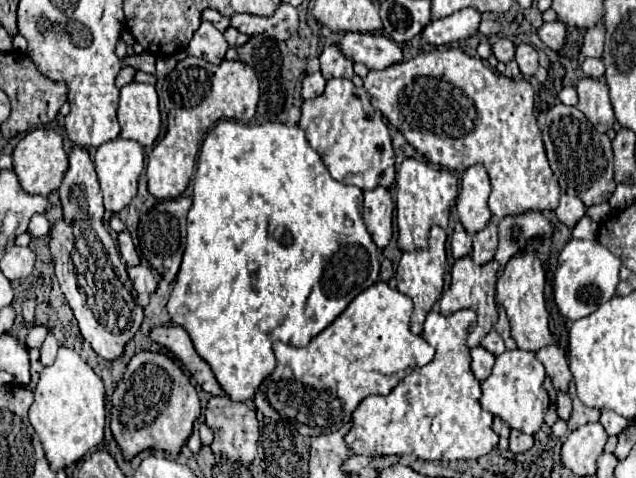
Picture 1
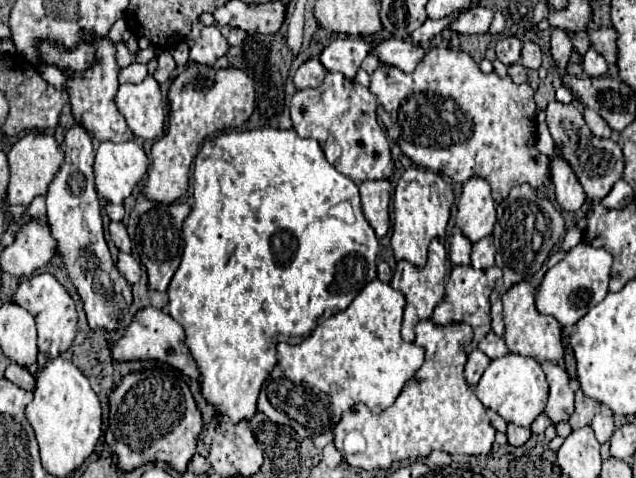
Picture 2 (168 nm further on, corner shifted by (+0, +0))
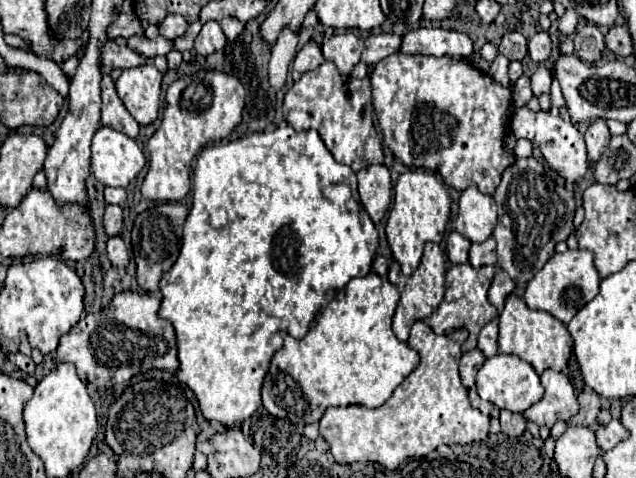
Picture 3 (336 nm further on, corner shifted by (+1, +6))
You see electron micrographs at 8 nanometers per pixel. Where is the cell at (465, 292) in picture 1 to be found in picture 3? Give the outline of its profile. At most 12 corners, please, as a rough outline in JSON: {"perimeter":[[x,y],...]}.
{"perimeter":[[496,265],[446,271],[446,295],[428,325],[434,333],[468,329],[476,347],[496,317],[488,287]]}

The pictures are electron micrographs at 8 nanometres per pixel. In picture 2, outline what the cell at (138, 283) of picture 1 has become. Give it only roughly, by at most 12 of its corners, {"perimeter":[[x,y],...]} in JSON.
{"perimeter":[[119,253],[117,269],[131,285],[141,277],[139,265],[129,253]]}

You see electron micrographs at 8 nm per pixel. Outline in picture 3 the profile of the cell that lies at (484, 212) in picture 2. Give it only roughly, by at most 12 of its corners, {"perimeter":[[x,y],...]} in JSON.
{"perimeter":[[470,185],[460,195],[456,231],[472,243],[496,227],[496,203]]}

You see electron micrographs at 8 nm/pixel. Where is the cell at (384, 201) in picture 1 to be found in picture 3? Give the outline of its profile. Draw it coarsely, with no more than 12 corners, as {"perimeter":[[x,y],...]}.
{"perimeter":[[384,165],[358,173],[358,193],[374,223],[392,201]]}

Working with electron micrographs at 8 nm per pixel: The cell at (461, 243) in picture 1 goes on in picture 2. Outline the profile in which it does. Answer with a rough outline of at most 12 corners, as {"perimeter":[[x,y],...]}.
{"perimeter":[[453,231],[449,259],[453,265],[469,265],[471,241]]}

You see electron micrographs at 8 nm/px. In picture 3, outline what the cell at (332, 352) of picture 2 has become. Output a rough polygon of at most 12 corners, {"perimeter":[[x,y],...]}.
{"perimeter":[[352,279],[262,385],[280,419],[384,405],[420,355],[400,293]]}

